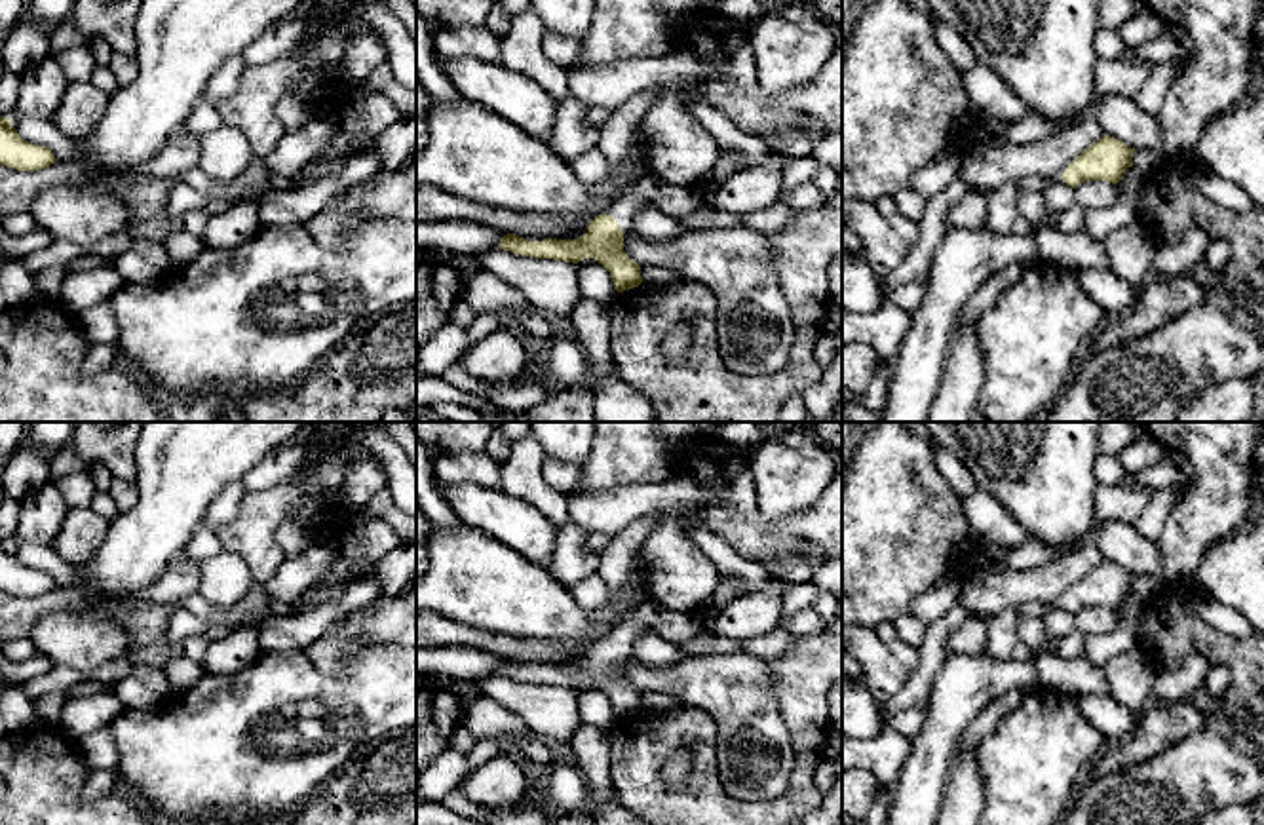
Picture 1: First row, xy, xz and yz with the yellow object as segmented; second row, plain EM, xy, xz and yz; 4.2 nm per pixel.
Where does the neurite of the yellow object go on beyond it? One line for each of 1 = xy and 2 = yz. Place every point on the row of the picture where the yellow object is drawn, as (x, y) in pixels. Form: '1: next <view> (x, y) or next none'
1: next none
2: next yz (1055, 179)

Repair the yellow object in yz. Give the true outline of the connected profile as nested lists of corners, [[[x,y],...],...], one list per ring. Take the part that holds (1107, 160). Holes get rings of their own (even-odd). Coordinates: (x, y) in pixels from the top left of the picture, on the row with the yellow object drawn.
[[[1110,135],[1083,150],[1078,158],[1059,169],[1049,184],[1068,184],[1076,188],[1085,181],[1108,181],[1118,184],[1127,167],[1133,167],[1135,148]]]

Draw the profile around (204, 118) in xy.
[[[198,103],[184,122],[184,129],[196,137],[203,137],[222,125],[222,118],[217,106]]]

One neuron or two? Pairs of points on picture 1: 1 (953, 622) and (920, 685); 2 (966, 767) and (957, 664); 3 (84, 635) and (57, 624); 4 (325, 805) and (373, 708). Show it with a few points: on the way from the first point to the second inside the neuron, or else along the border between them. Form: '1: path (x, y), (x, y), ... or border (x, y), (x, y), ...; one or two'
1: path (938, 637), (926, 670); one
2: border (955, 761), (941, 803); two
3: path (78, 635), (69, 635), (63, 630); one
4: border (350, 759), (312, 791); two

